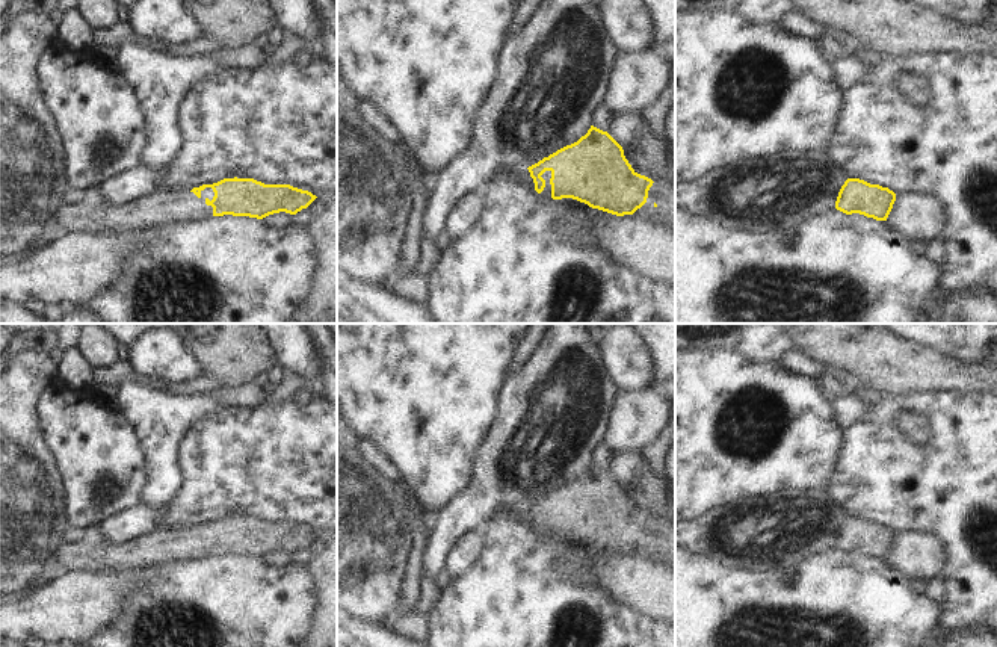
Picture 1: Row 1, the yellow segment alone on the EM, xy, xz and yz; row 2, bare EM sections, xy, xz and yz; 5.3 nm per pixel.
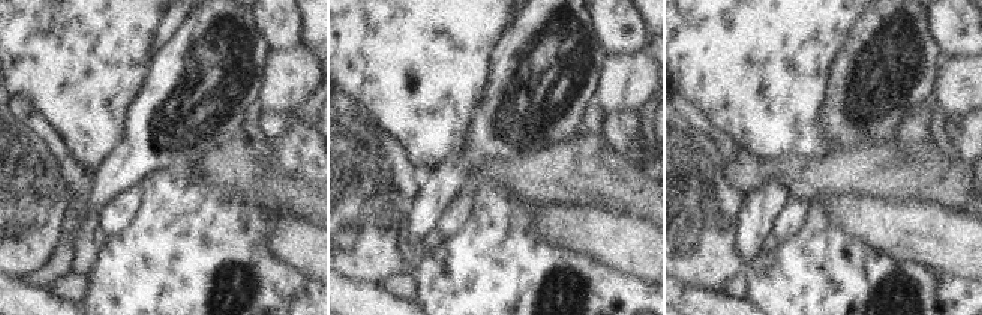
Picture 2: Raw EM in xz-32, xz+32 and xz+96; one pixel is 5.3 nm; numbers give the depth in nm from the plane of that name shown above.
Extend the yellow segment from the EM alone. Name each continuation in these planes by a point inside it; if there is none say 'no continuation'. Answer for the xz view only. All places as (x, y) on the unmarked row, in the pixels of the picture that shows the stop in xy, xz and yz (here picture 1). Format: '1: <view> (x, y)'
1: xz (547, 529)
2: xz (663, 532)

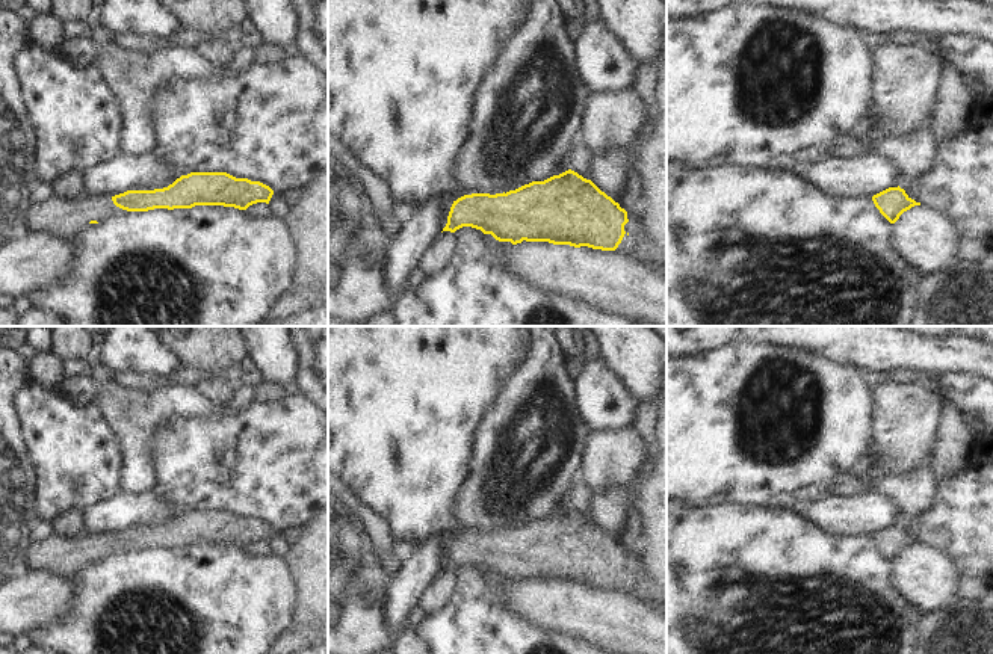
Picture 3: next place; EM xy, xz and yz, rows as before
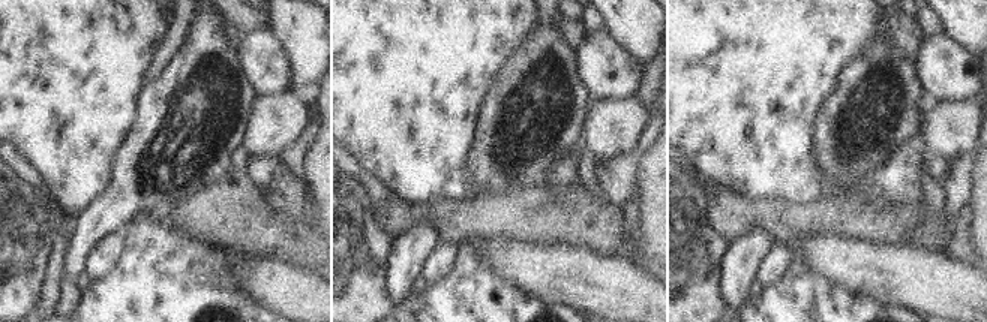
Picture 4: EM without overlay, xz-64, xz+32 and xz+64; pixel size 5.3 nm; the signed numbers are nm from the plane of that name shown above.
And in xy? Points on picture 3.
1: xy (59, 553)

